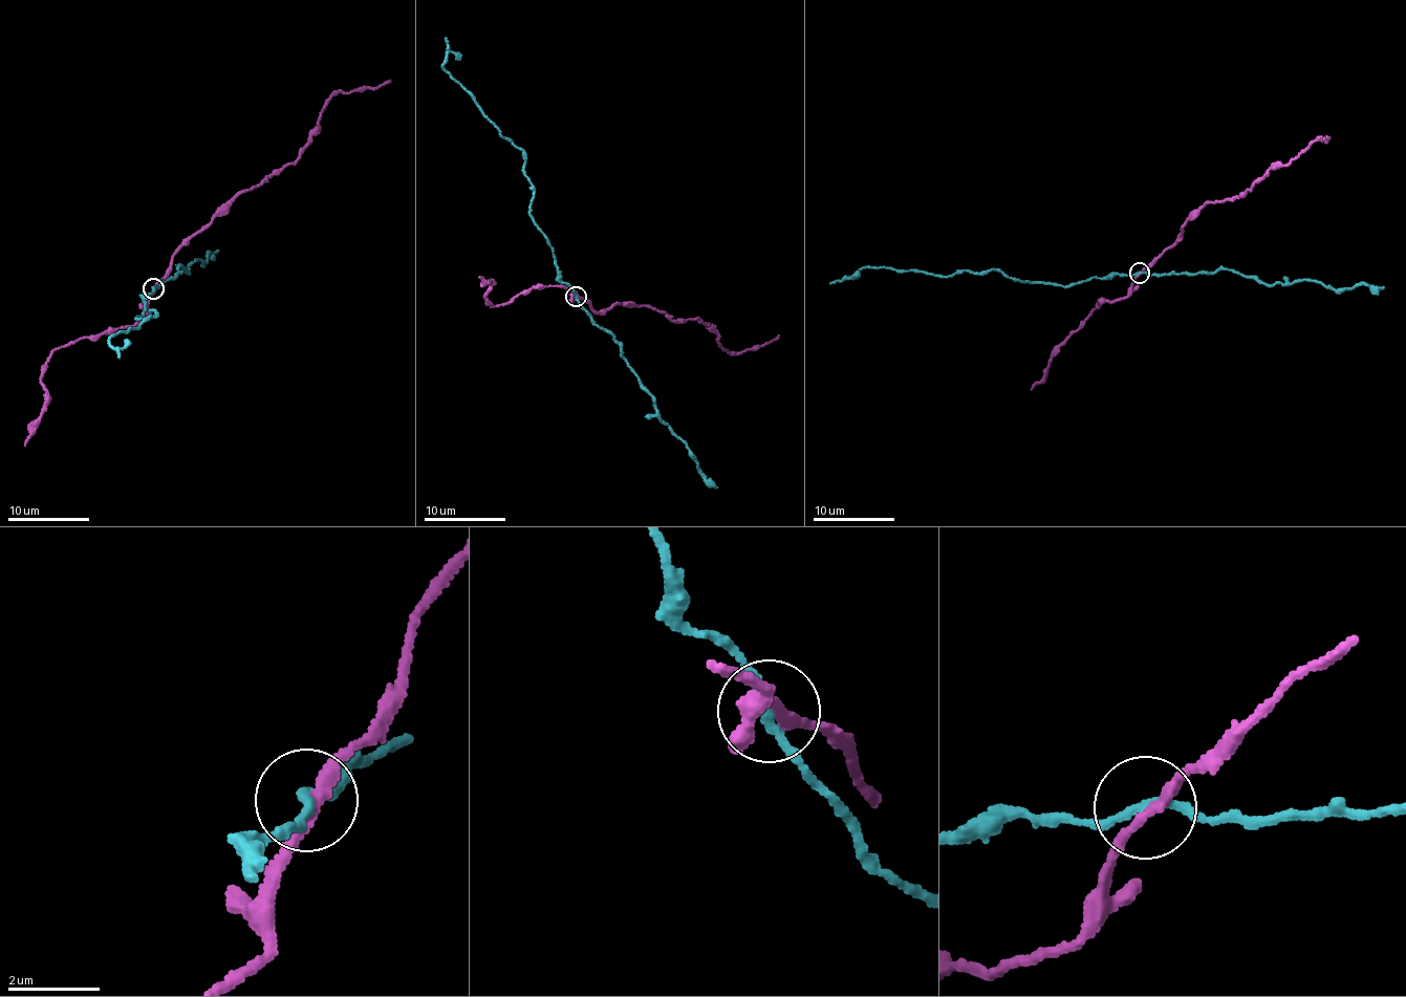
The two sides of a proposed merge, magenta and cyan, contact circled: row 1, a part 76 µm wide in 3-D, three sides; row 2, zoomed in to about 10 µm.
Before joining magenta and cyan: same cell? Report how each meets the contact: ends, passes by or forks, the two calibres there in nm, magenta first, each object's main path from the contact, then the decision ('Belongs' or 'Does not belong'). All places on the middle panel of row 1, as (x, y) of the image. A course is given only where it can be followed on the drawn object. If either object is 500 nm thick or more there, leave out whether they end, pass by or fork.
At the ring magenta passes by. At the ring cyan passes by. Thickness 220 nm (magenta) against 180 nm. Course of magenta: (577, 297), (597, 313), (620, 302), (663, 310), (675, 322), (698, 318), (729, 354), (768, 345), (778, 334). Course of cyan: (575, 297), (561, 280), (548, 239), (533, 220), (525, 155), (444, 66), (449, 51), (459, 57). Does not belong

